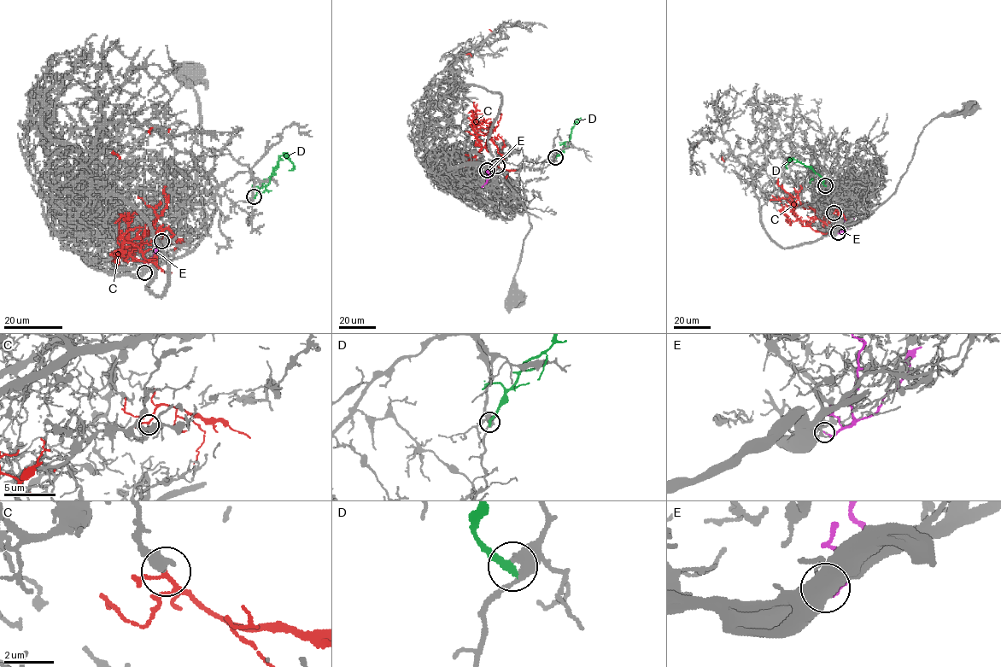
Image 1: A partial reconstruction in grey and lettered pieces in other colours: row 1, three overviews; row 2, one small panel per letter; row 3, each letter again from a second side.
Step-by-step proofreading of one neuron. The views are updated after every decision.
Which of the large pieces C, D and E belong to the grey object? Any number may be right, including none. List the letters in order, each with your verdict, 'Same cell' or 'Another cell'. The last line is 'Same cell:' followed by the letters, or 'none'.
C: Another cell
D: Another cell
E: Another cell
Same cell: none

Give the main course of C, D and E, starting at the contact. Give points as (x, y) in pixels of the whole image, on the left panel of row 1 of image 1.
C: (161, 241), (142, 242), (143, 234), (162, 214), (167, 200), (151, 128), (167, 132), (169, 129)
D: (254, 196), (283, 153), (293, 164), (294, 167), (289, 170)
E: (144, 272), (148, 267), (136, 248)

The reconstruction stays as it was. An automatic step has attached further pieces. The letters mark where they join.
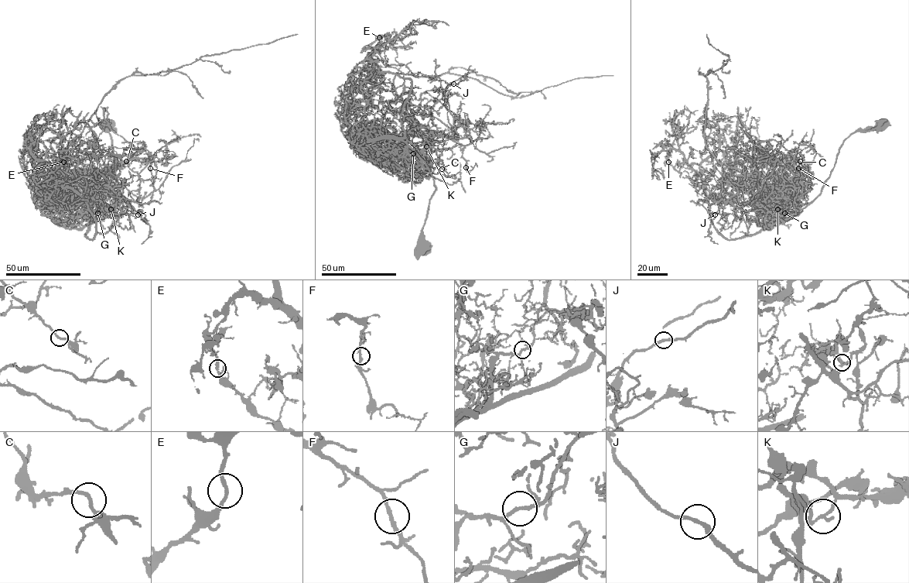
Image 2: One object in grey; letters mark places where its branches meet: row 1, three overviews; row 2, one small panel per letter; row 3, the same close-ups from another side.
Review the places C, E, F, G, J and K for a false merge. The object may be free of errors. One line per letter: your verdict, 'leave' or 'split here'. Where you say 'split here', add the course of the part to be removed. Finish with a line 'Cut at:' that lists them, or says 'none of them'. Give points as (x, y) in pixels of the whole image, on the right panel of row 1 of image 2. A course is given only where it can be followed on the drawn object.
C: leave
E: leave
F: leave
G: leave
J: leave
K: split here | (777, 209), (773, 215), (734, 188), (706, 146), (704, 75), (725, 65), (729, 56), (709, 43), (706, 34)
Cut at: K

